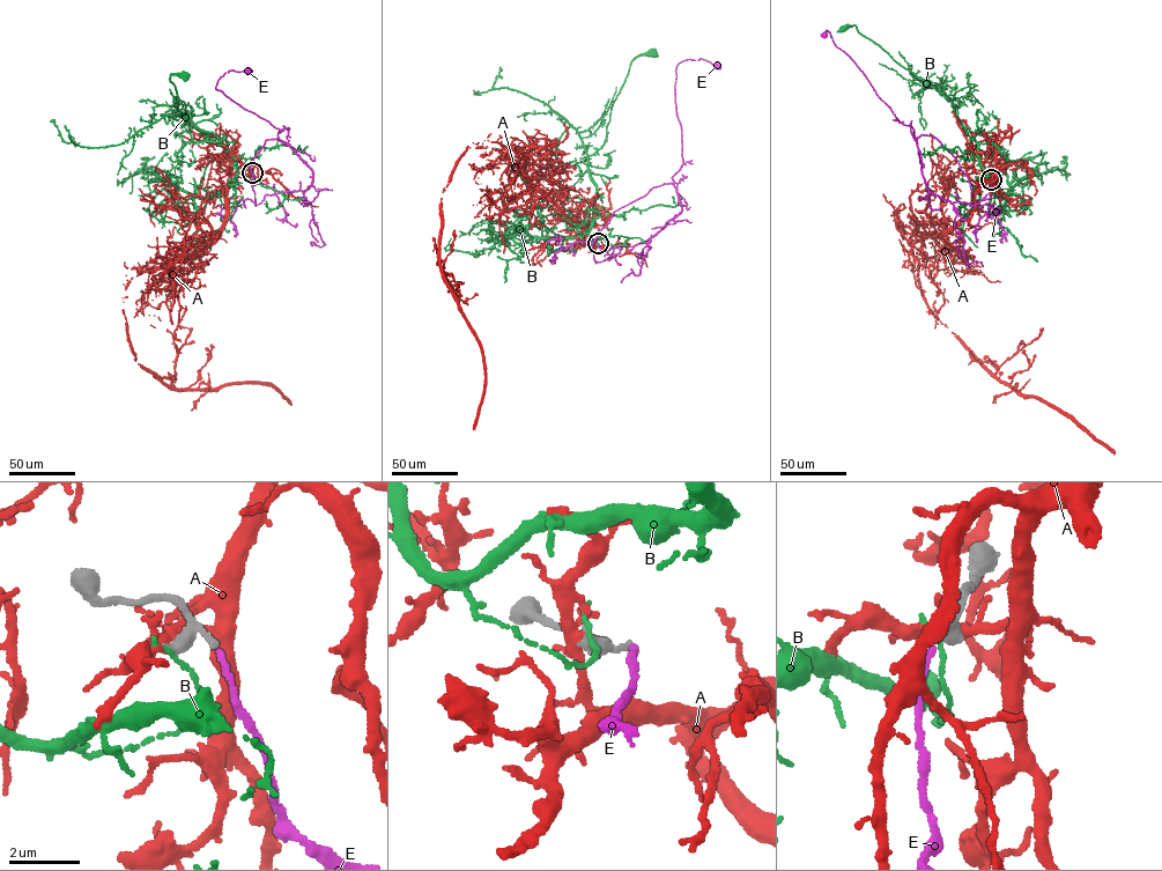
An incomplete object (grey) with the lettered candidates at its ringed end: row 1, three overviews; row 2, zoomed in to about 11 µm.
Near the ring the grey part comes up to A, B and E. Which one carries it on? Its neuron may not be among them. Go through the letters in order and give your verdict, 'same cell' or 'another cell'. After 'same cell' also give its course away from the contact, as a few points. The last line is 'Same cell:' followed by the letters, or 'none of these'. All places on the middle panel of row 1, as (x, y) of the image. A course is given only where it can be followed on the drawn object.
A: another cell
B: another cell
E: same cell; it runs (598, 243), (601, 250), (642, 243), (680, 213), (672, 177), (682, 163), (676, 67), (701, 58), (718, 66)
Same cell: E

